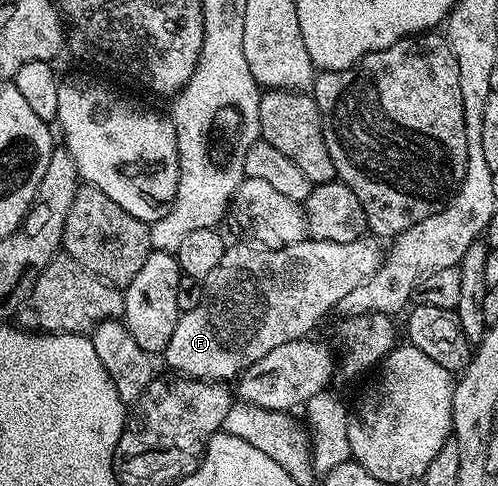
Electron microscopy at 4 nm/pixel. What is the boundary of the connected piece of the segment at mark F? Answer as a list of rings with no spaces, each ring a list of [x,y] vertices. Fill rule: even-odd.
[[[365,237],[335,243],[329,239],[305,238],[302,243],[293,247],[283,247],[281,251],[266,251],[255,246],[232,247],[225,250],[222,261],[202,281],[200,300],[194,309],[183,312],[174,329],[174,337],[162,352],[173,372],[189,379],[205,381],[229,381],[254,366],[270,349],[286,345],[286,341],[302,339],[313,334],[320,323],[320,318],[328,310],[339,308],[342,297],[350,289],[358,289],[374,274],[382,262],[381,240],[376,237]]]

